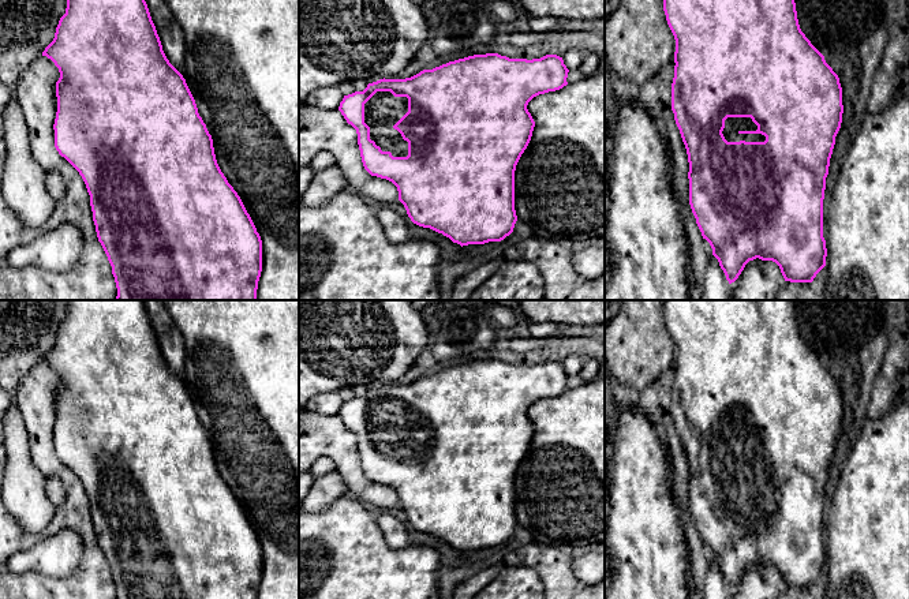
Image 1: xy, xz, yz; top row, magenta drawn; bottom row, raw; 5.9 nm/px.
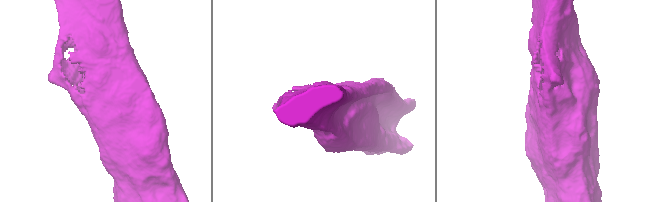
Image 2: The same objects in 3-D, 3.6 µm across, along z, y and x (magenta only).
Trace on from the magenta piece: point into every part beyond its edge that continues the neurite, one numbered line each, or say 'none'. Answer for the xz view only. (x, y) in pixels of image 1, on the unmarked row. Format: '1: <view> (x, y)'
1: xz (382, 416)

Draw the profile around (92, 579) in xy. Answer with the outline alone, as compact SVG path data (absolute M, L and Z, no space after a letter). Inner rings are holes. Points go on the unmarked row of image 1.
M41 360L16 389L31 463L45 478L57 478L64 486L66 499L55 508L48 531L29 534L8 513L3 502L7 448L4 441L0 441L0 599L117 599L112 572L97 543L86 490L55 453L59 383L55 368ZM63 529L76 531L83 542L83 557L71 576L57 579L33 570L23 574L8 570L7 562L12 554L30 550Z

